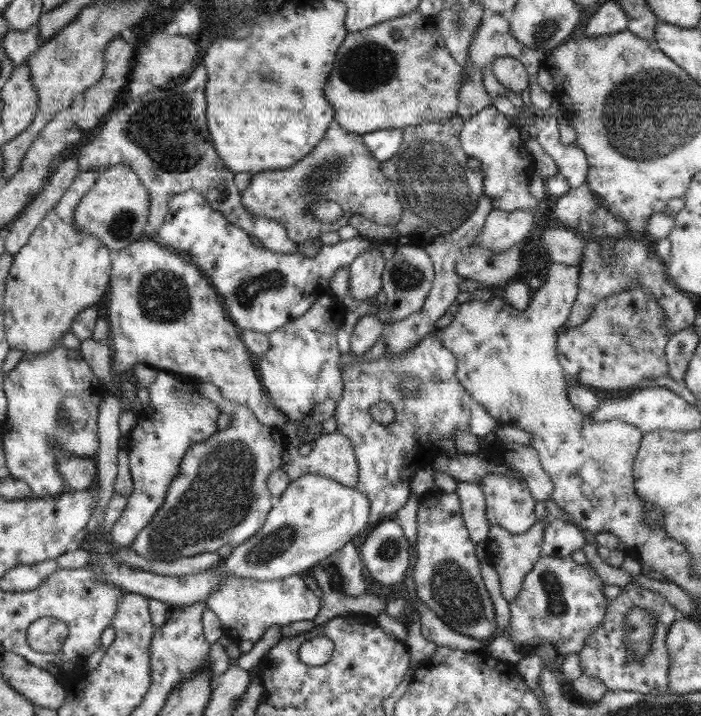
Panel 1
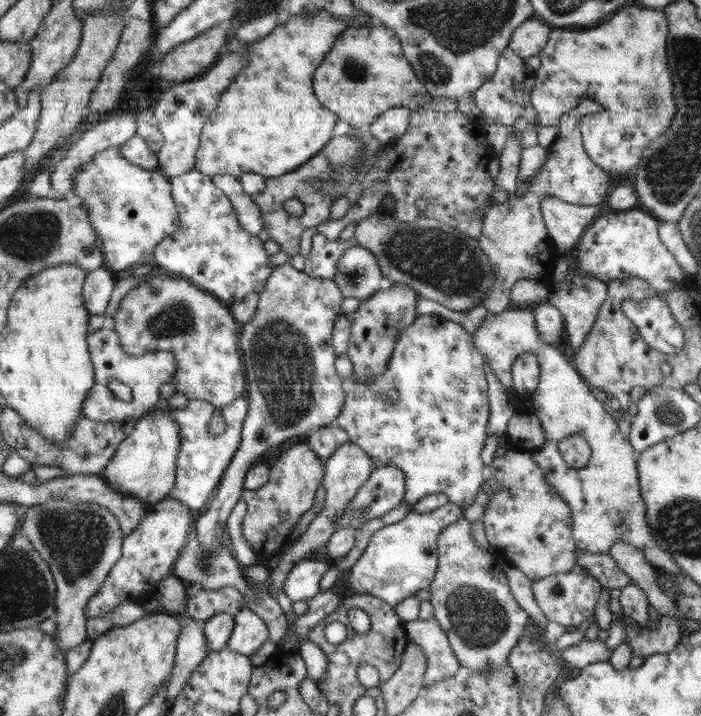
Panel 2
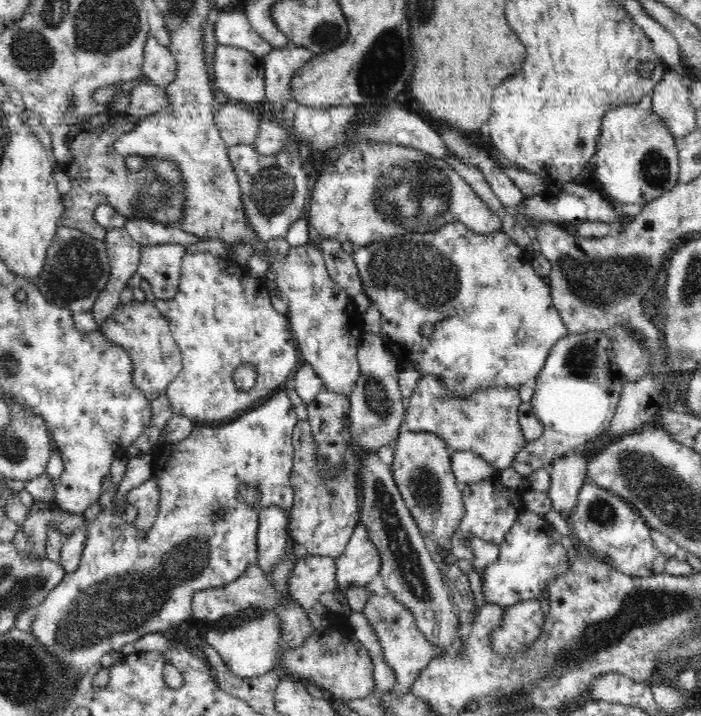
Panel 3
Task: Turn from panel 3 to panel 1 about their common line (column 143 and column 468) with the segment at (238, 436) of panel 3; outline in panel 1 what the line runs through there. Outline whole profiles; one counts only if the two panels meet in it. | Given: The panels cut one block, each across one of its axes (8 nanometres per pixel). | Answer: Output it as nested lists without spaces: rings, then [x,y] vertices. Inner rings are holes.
[[[433,491],[418,501],[417,556],[412,569],[417,597],[452,630],[476,640],[494,636],[499,627],[494,604],[480,575],[475,544],[464,527],[458,494]]]

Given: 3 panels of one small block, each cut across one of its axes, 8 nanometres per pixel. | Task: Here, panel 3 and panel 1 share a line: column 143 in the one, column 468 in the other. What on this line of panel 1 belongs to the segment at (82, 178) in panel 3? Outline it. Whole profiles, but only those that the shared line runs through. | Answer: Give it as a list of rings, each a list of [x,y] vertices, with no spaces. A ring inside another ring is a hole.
[[[456,114],[453,118],[440,121],[422,121],[419,125],[408,125],[403,128],[403,141],[394,156],[380,163],[382,173],[386,175],[395,188],[402,203],[402,216],[395,225],[378,227],[364,215],[354,214],[350,217],[349,225],[358,230],[363,238],[374,238],[379,242],[390,245],[427,245],[440,234],[449,233],[458,228],[474,212],[480,198],[484,194],[484,173],[480,171],[480,161],[468,157],[460,148],[459,134],[464,119]]]

